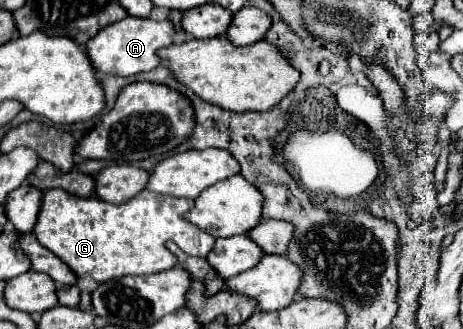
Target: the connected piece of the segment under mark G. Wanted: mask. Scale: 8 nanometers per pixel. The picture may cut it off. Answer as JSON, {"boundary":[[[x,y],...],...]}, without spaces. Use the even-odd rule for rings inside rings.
{"boundary":[[[52,189],[52,191],[44,191],[42,195],[42,207],[38,213],[38,221],[34,225],[34,235],[42,247],[52,251],[56,257],[60,257],[78,277],[90,273],[96,283],[106,283],[110,279],[118,279],[124,275],[160,273],[176,265],[176,257],[164,247],[166,241],[174,241],[186,255],[194,255],[194,257],[206,257],[208,251],[212,251],[214,237],[200,231],[198,227],[192,227],[192,223],[182,219],[182,213],[190,211],[192,203],[194,203],[192,199],[176,199],[144,189],[130,201],[112,205],[96,197],[82,199],[82,197],[72,197],[66,191]]]}

